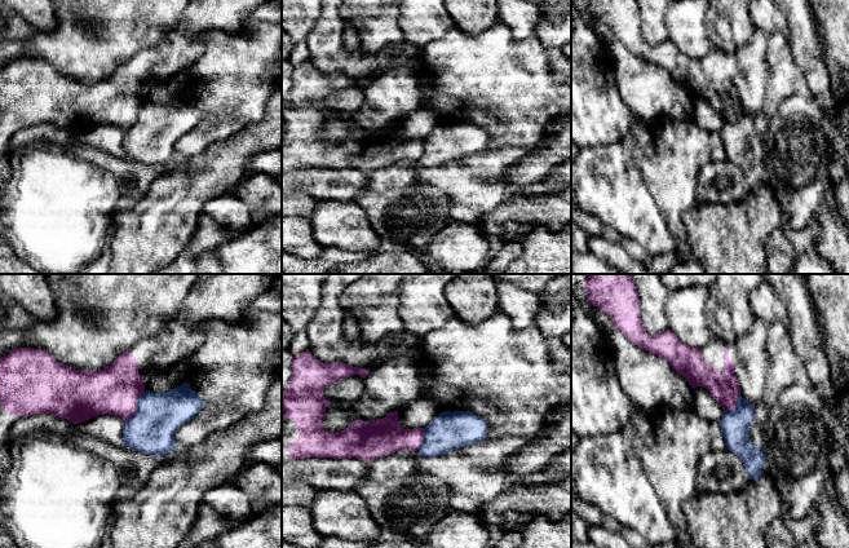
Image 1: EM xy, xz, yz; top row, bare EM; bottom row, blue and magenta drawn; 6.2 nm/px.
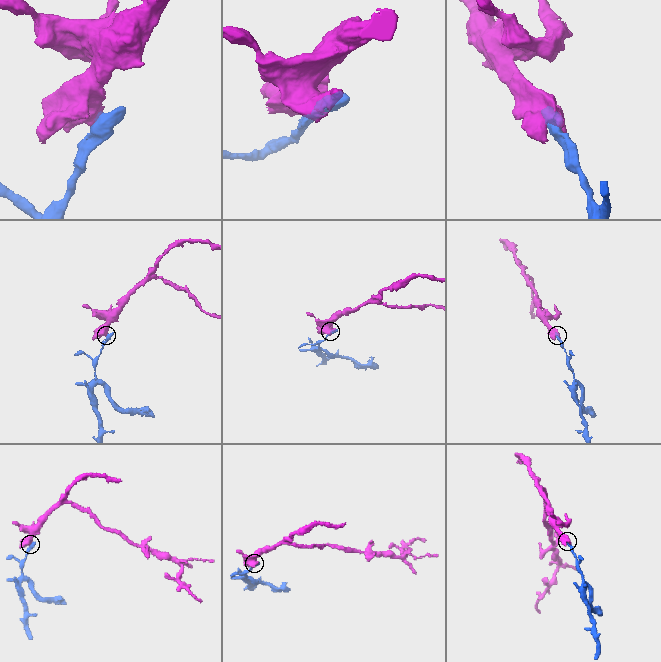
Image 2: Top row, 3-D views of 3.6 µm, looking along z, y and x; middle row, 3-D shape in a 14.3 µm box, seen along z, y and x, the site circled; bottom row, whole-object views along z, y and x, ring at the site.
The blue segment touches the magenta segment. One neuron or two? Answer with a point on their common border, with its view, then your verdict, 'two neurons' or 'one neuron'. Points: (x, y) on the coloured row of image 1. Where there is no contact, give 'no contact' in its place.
meets blue in xy at (137, 406); two neurons

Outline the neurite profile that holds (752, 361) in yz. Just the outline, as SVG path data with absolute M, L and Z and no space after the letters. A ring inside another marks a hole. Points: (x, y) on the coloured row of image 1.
M755 318L751 330L739 336L734 372L740 395L753 406L761 403L765 390L765 376L769 366L766 350L768 324Z

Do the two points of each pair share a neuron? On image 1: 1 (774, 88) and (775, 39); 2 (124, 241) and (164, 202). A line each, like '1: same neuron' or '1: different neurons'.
1: same neuron
2: same neuron

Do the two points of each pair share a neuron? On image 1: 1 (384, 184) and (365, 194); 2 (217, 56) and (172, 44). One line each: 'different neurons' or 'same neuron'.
1: different neurons
2: different neurons

